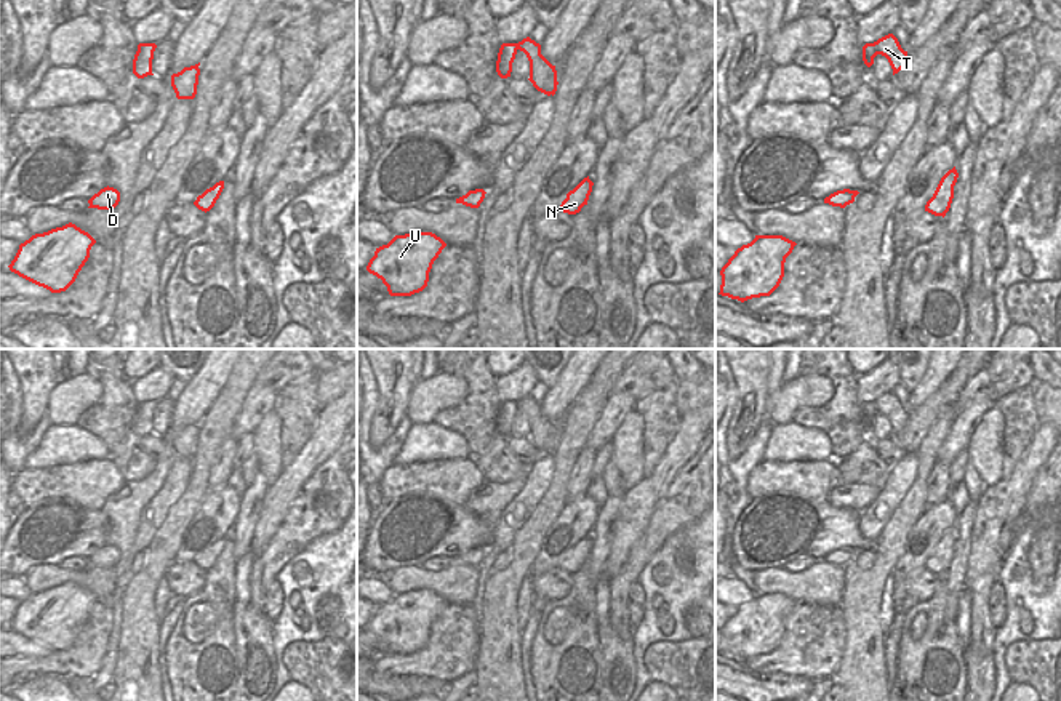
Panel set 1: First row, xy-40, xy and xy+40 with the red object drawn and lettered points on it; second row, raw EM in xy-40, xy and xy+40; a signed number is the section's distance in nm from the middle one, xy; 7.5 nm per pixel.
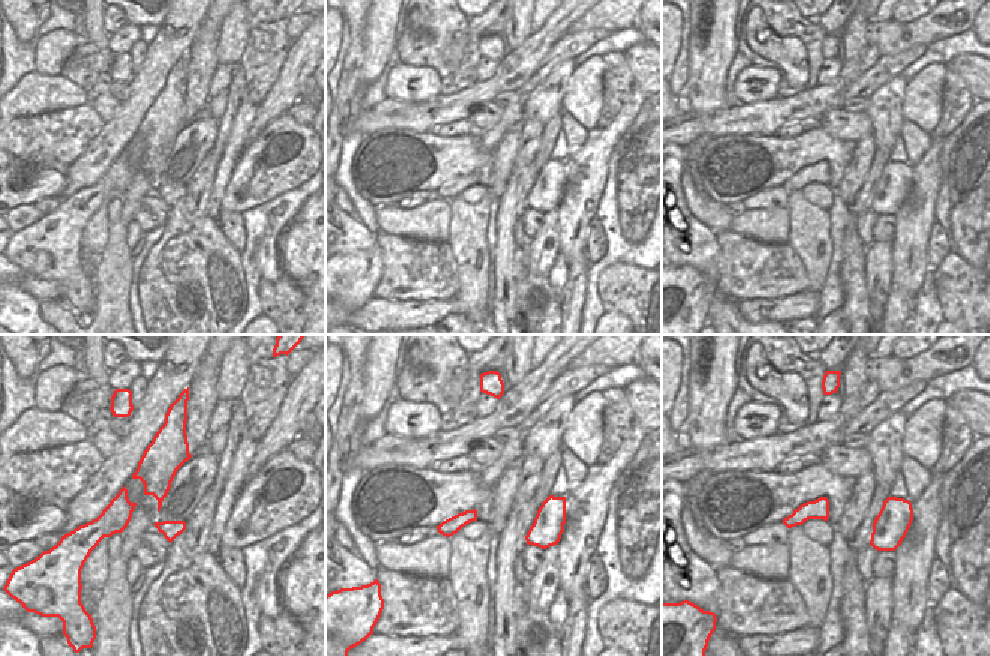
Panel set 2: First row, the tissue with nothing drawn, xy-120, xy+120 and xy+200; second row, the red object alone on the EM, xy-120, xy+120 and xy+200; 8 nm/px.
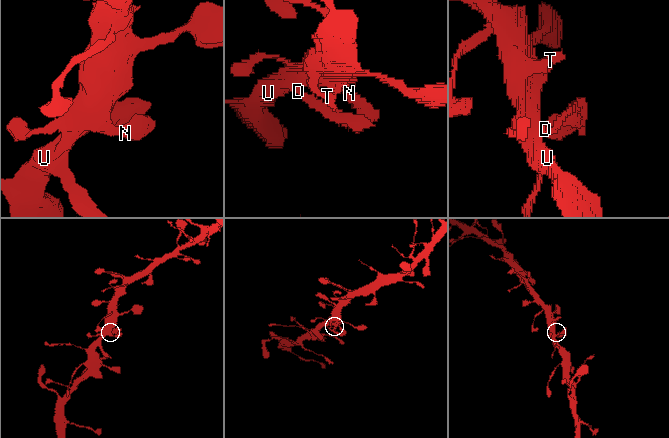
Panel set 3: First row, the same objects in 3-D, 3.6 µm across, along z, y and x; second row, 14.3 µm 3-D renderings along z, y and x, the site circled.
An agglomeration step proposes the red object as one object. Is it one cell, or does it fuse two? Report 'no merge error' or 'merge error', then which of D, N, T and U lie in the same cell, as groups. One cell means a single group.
no merge error | D N T U

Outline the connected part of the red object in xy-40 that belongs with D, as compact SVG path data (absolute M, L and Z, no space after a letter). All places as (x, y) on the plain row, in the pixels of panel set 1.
M104 546L98 552L94 552L88 562L88 567L98 568L114 568L120 560L120 551L114 546Z

